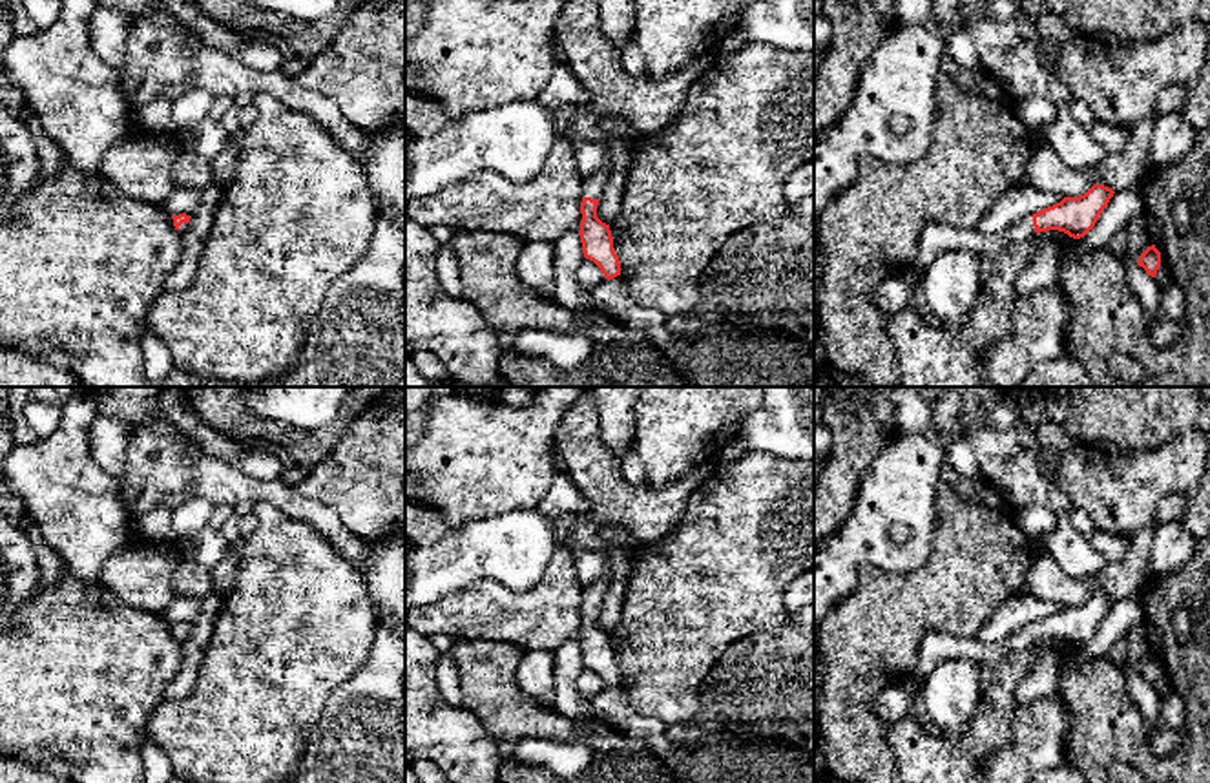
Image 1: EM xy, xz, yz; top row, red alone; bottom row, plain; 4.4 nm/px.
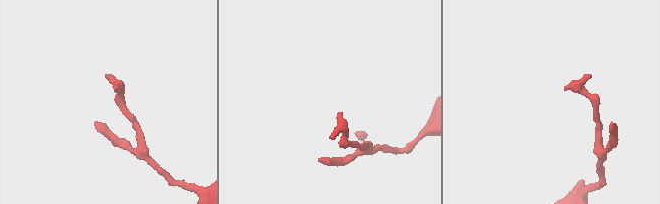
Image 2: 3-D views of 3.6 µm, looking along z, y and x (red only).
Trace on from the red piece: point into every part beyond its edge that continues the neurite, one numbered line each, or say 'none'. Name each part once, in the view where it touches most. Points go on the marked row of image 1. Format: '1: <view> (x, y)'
1: yz (937, 238)

